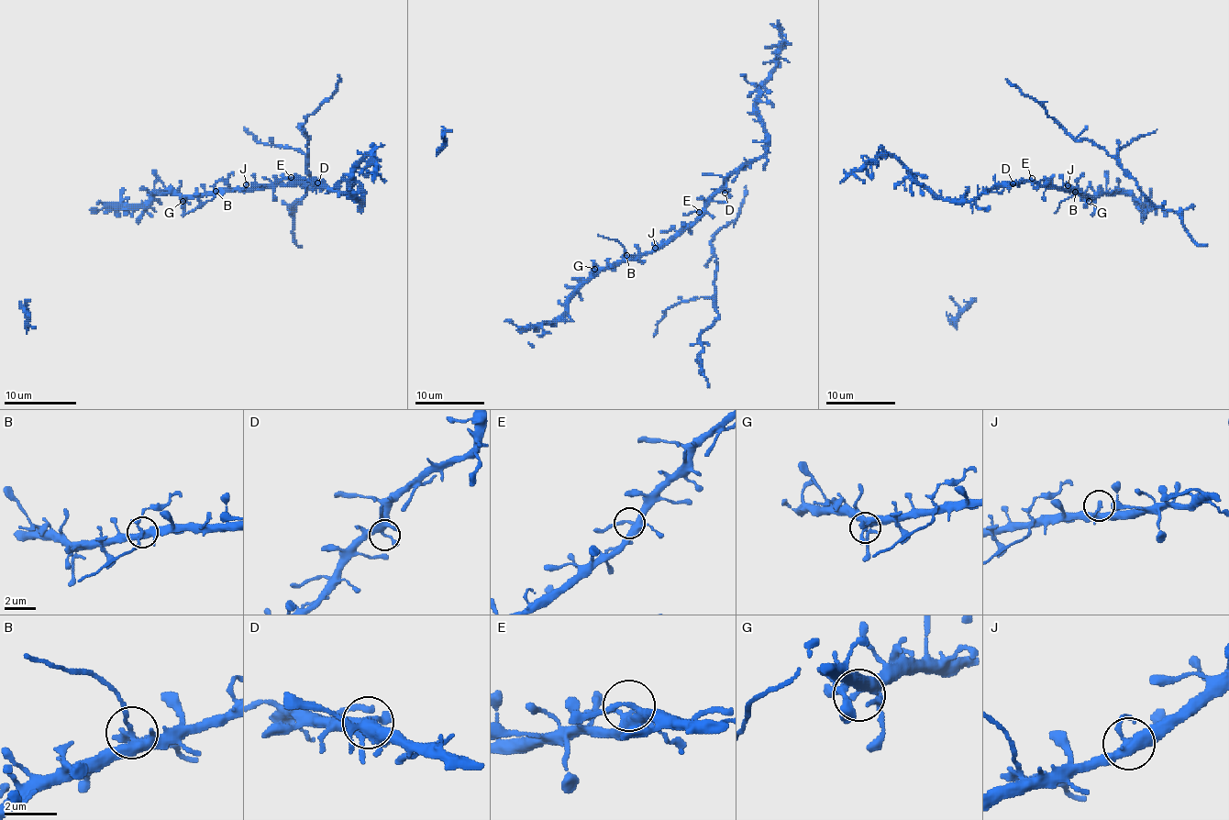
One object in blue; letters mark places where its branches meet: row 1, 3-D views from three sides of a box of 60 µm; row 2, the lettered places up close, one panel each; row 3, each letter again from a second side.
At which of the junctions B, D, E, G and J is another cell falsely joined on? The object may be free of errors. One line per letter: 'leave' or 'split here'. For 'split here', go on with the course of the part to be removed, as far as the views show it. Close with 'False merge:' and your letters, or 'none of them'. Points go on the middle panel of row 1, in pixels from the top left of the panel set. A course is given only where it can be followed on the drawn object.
B: split here | (625, 255), (617, 241), (598, 234)
D: leave
E: leave
G: leave
J: leave
False merge: B

